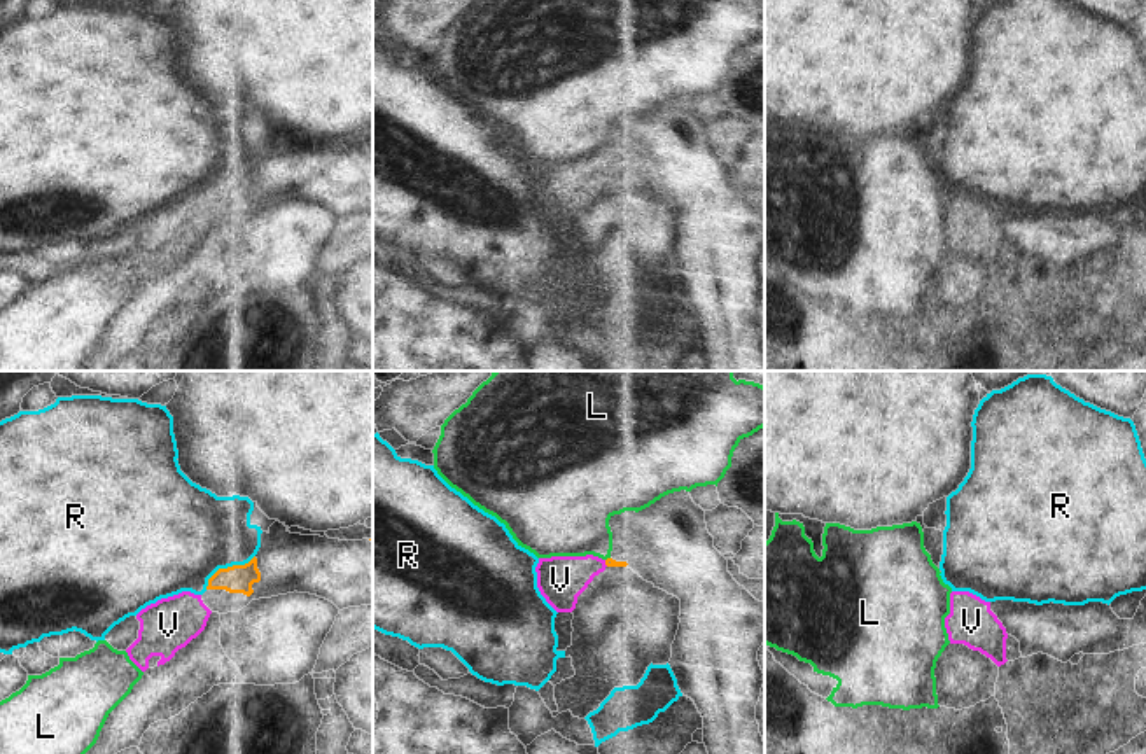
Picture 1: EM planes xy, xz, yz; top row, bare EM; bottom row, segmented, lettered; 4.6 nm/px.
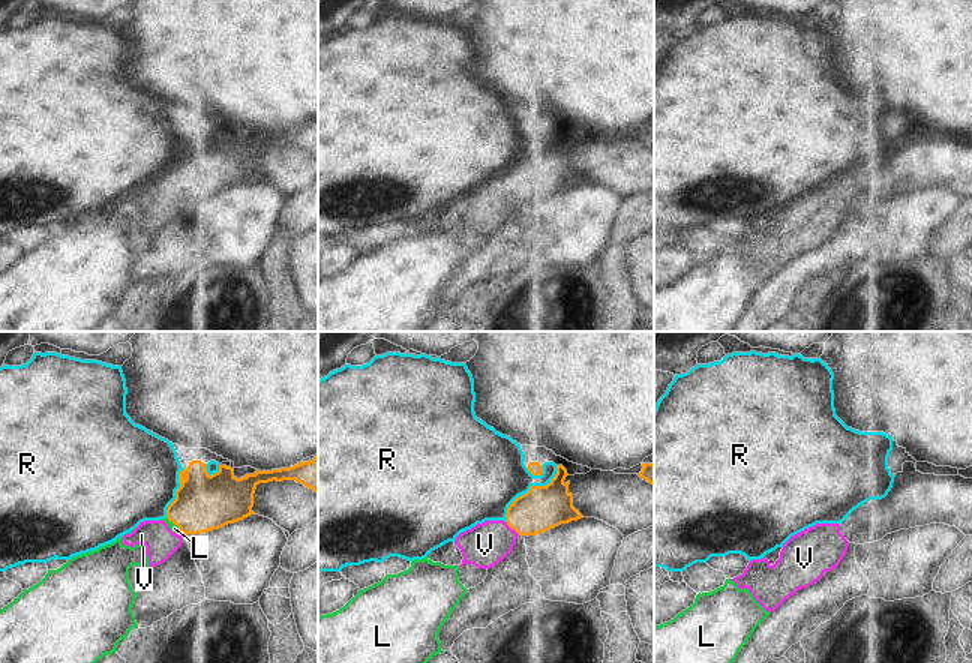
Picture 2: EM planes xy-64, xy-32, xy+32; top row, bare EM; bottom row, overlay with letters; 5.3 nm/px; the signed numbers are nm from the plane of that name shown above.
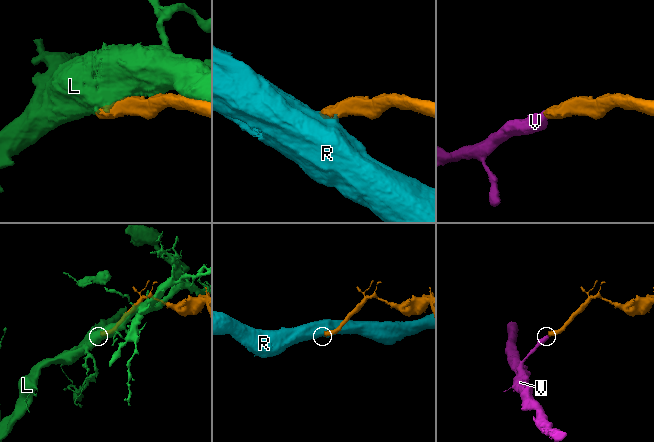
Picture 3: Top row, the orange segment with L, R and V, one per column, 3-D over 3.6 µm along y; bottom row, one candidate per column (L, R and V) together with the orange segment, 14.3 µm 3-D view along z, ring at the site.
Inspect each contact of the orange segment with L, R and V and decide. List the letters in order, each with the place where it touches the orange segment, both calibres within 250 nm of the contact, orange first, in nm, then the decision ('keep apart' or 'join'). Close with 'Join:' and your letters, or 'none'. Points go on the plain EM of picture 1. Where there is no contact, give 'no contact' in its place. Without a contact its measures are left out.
L: xz (607, 167) | 50/360 nm | keep apart
R: xy (228, 175) | 130/440 nm | keep apart
V: xz (606, 172) | 50/220 nm | join
Join: V

